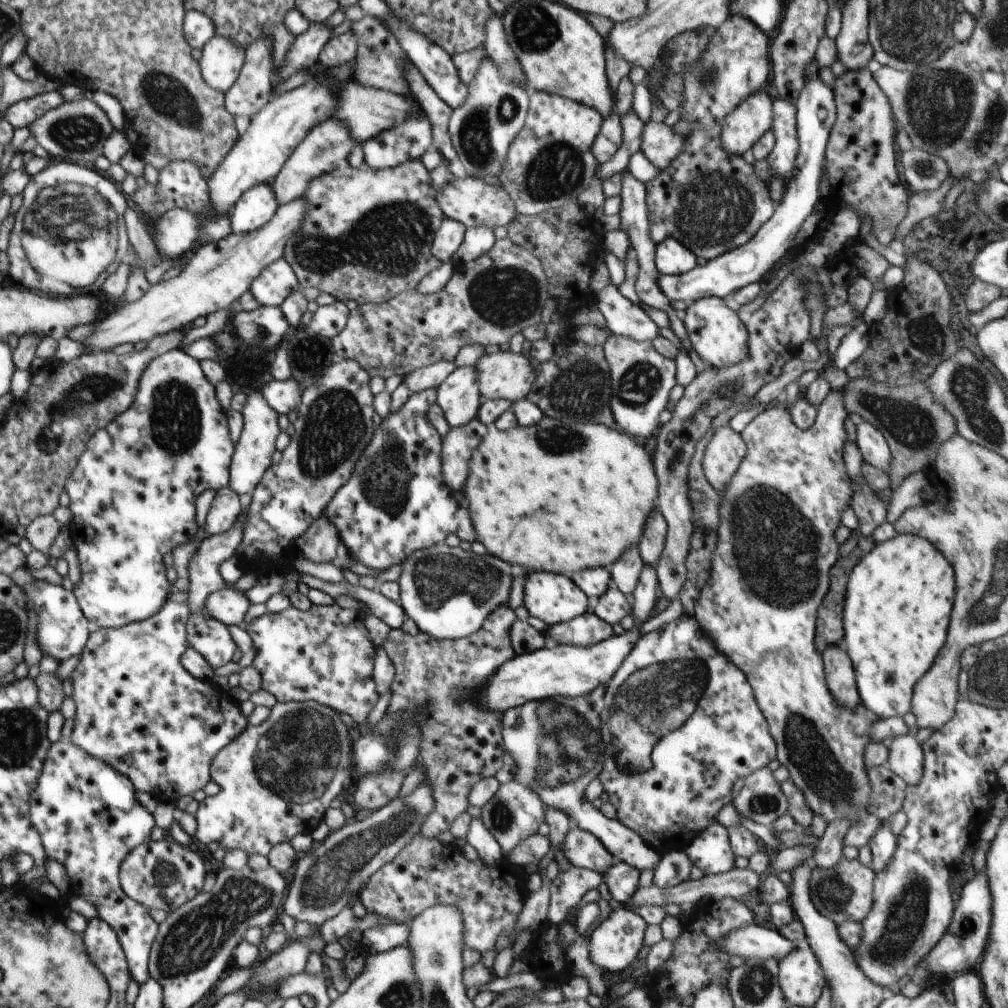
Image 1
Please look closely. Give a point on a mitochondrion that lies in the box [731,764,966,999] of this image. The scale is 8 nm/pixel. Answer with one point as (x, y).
(905, 919)

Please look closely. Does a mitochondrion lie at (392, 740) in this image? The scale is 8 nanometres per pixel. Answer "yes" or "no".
yes

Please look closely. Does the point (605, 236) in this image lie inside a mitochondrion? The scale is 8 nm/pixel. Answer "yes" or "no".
no

